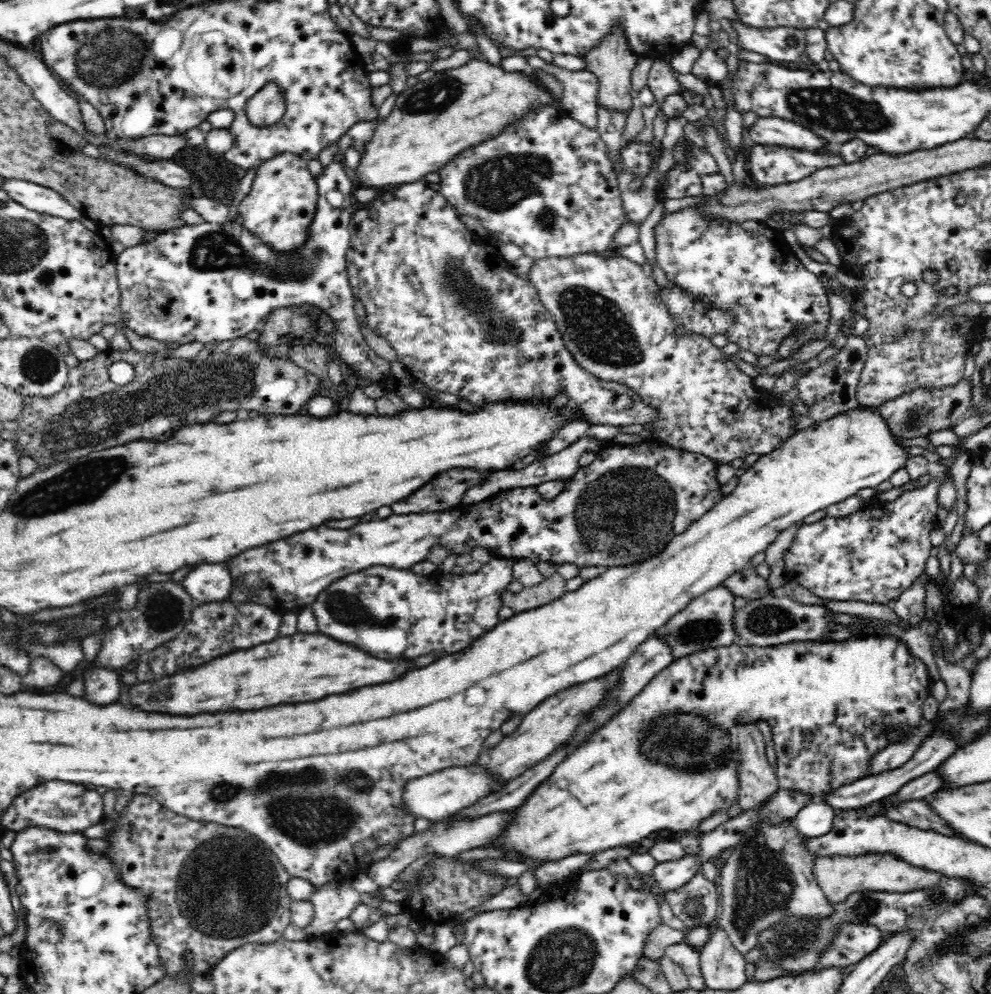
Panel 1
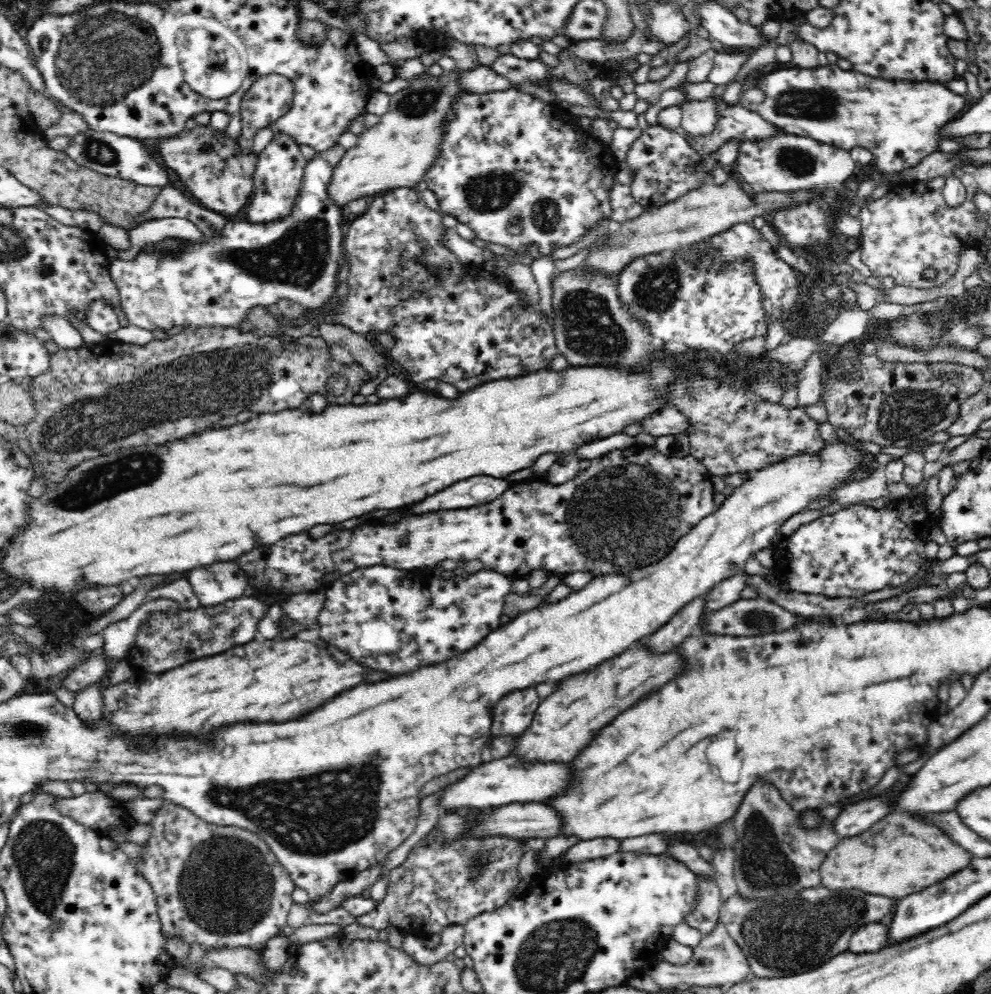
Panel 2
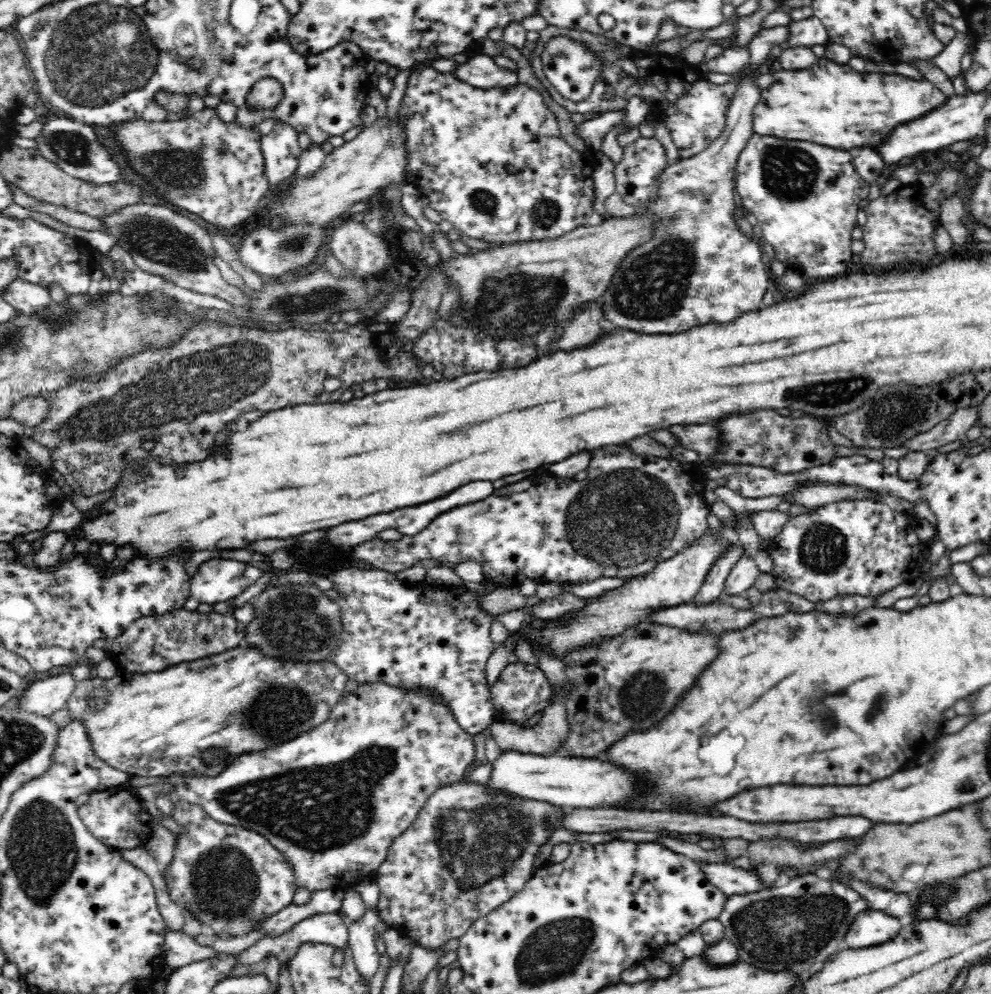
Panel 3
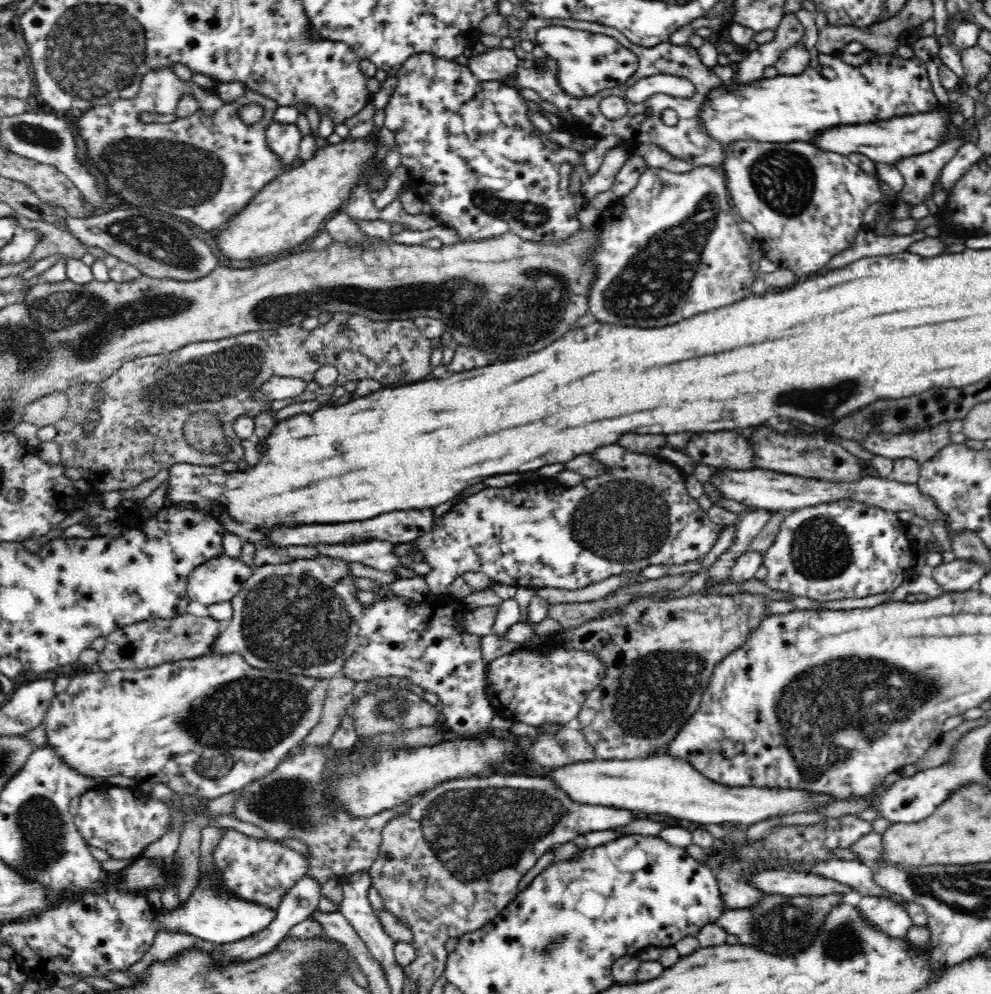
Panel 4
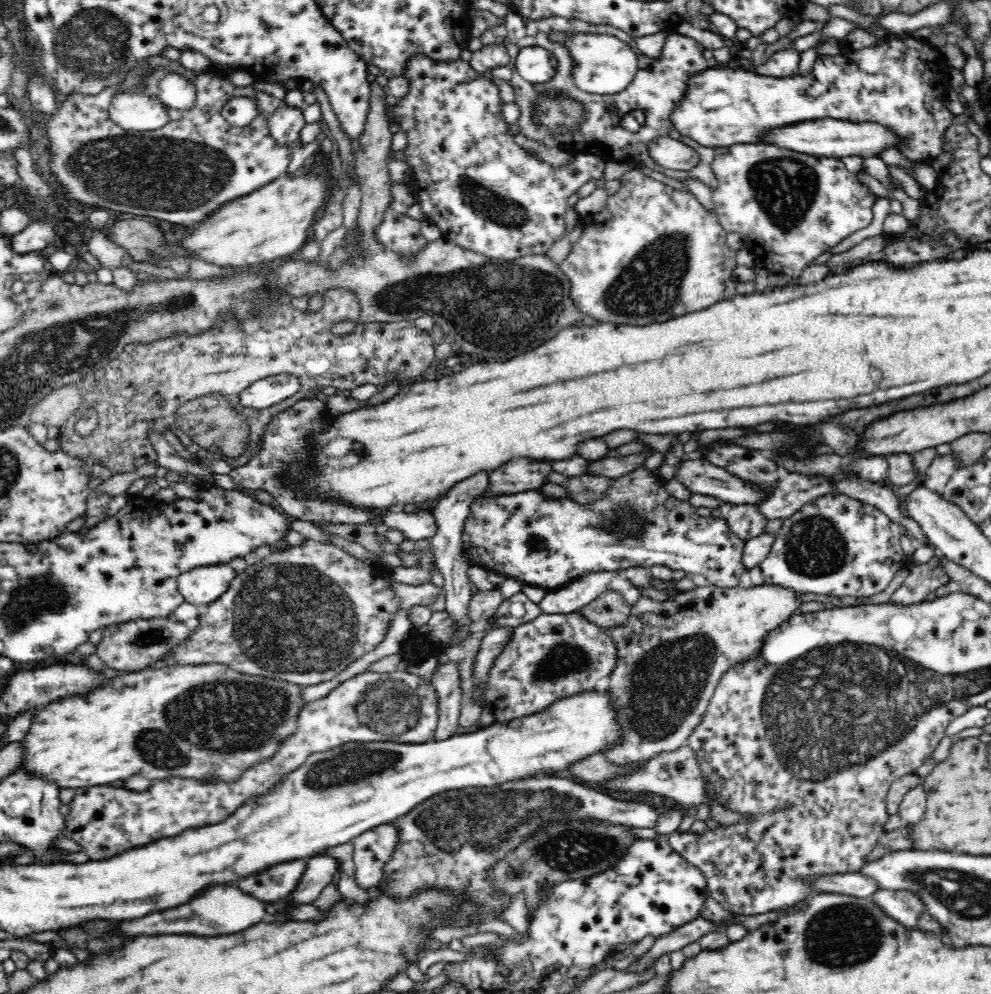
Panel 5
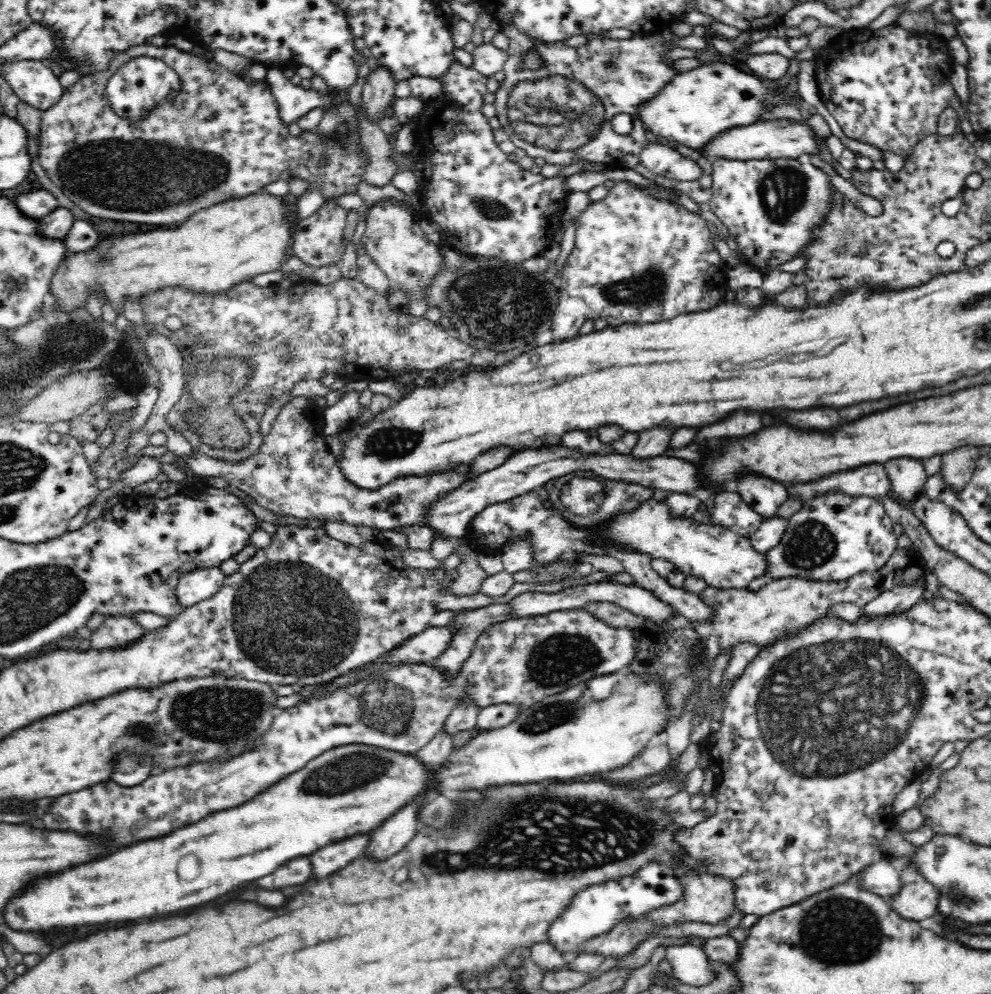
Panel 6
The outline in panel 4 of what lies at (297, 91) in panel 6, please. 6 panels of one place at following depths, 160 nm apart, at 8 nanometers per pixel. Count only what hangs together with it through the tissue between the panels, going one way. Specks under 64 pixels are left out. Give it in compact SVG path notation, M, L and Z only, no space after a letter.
M274 121L267 126L265 135L270 150L281 158L284 166L291 167L299 162L299 144L302 133L296 123Z

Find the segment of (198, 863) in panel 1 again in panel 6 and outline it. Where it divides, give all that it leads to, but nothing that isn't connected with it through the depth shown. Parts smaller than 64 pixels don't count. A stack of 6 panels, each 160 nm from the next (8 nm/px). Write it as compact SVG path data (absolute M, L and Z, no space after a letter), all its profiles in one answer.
M294 858L290 862L286 862L282 868L276 868L274 874L256 880L256 886L268 888L268 890L278 890L278 888L286 888L292 884L302 884L304 880L308 880L312 874L312 864L308 858Z

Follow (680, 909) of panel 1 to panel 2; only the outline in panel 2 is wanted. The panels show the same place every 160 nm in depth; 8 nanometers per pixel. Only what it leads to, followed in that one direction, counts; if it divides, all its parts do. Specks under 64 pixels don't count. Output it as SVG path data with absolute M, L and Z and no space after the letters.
M698 876L699 895L697 907L685 918L685 922L700 931L705 937L719 923L719 908L721 904L720 889L714 880Z

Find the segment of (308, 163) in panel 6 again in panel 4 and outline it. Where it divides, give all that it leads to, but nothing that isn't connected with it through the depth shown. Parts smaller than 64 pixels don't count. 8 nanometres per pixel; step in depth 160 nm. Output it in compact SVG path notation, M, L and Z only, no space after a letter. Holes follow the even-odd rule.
M170 67L150 68L140 80L140 90L134 98L114 98L100 106L90 106L82 110L81 116L74 122L76 135L84 141L86 160L100 172L107 186L107 196L113 202L125 202L129 206L148 207L168 215L180 216L183 220L214 232L226 224L236 212L252 200L256 191L272 182L287 167L281 158L270 150L266 138L267 126L274 120L279 104L256 92L245 89L240 96L232 100L223 100L213 87L204 88L192 80L180 79ZM189 92L198 103L198 110L189 117L182 117L170 123L142 124L138 121L140 112L170 114L176 110L178 98ZM246 102L255 102L264 107L263 117L256 124L246 125L236 115L236 110Z

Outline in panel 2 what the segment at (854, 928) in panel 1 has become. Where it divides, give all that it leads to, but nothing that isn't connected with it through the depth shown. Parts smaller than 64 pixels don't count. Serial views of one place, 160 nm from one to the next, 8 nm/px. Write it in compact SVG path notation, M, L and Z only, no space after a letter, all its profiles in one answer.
M888 920L868 922L864 926L854 929L849 940L849 951L856 954L862 952L876 952L891 942L889 938Z

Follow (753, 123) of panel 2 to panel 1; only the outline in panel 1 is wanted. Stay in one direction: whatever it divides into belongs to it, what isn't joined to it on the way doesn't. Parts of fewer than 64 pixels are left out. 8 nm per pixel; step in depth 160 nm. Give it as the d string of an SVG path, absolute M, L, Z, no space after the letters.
M758 117L748 129L748 136L758 144L801 148L816 152L827 143L808 128L778 117Z

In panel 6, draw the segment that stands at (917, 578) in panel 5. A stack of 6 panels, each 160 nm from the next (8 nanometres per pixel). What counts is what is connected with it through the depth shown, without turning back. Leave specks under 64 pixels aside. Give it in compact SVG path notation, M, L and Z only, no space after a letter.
M898 585L864 604L861 612L866 619L898 614L912 608L921 600L922 594L924 585Z

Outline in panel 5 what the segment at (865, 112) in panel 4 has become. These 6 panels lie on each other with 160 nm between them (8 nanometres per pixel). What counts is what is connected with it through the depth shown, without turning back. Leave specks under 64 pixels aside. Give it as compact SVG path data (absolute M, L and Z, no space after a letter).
M889 32L889 35L878 40L878 44L860 49L841 43L839 54L820 57L810 72L791 77L762 76L738 66L711 64L706 70L690 74L686 80L686 92L670 112L670 121L683 137L708 148L756 143L760 132L790 126L802 120L834 118L854 124L876 123L894 133L894 148L900 151L902 157L912 162L929 163L942 152L942 136L946 128L954 124L955 115L946 107L951 66L941 47L922 39L918 32Z

